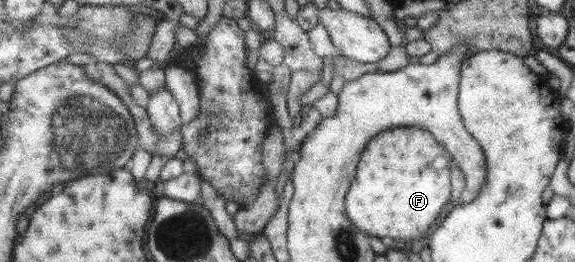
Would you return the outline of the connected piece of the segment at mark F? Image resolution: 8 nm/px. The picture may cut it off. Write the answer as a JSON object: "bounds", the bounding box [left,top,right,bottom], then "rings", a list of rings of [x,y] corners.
{"bounds":[344,127,450,245],"rings":[[[392,127],[372,136],[364,145],[364,152],[356,164],[356,178],[344,198],[346,216],[356,228],[370,238],[392,240],[398,245],[402,240],[416,240],[428,230],[440,208],[450,194],[450,156],[444,147],[427,131],[418,127]]]}

